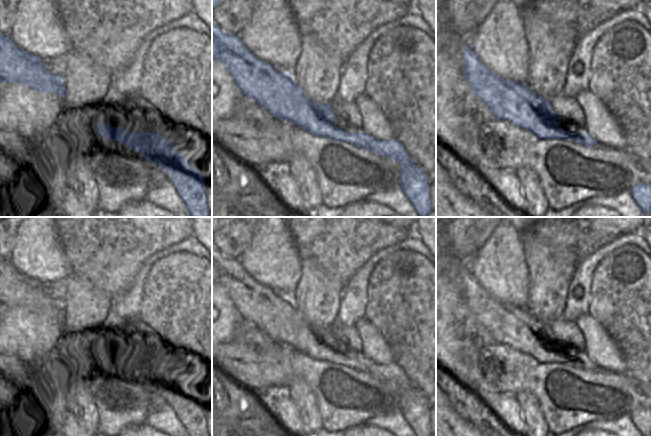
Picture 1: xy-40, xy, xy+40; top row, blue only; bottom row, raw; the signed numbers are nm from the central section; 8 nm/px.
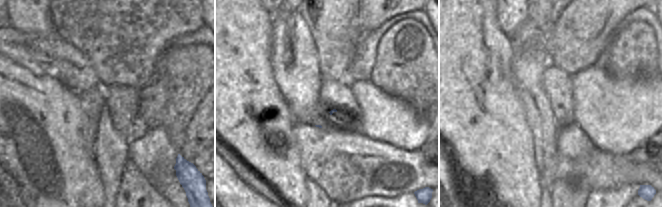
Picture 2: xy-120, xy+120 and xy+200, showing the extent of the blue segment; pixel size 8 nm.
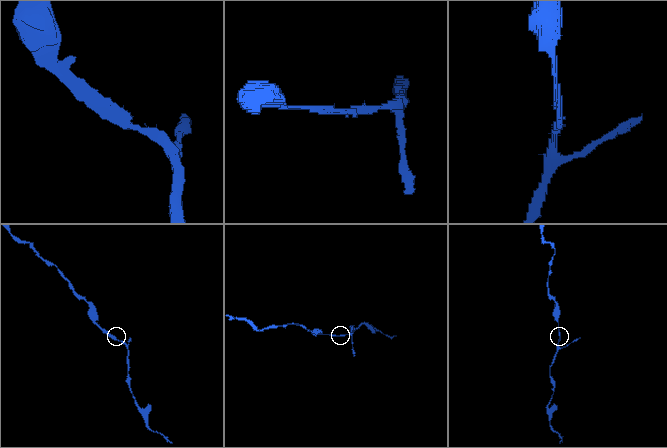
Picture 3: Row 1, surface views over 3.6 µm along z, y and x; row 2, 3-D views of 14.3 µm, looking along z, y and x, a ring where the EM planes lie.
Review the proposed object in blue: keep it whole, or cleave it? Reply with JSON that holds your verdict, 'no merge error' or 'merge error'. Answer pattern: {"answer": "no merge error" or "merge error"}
{"answer": "no merge error"}

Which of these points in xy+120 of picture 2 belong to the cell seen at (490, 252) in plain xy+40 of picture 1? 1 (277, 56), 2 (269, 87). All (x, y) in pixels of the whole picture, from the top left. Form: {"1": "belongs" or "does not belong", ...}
{"1": "belongs", "2": "does not belong"}

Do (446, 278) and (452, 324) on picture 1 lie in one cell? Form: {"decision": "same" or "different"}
{"decision": "same"}

